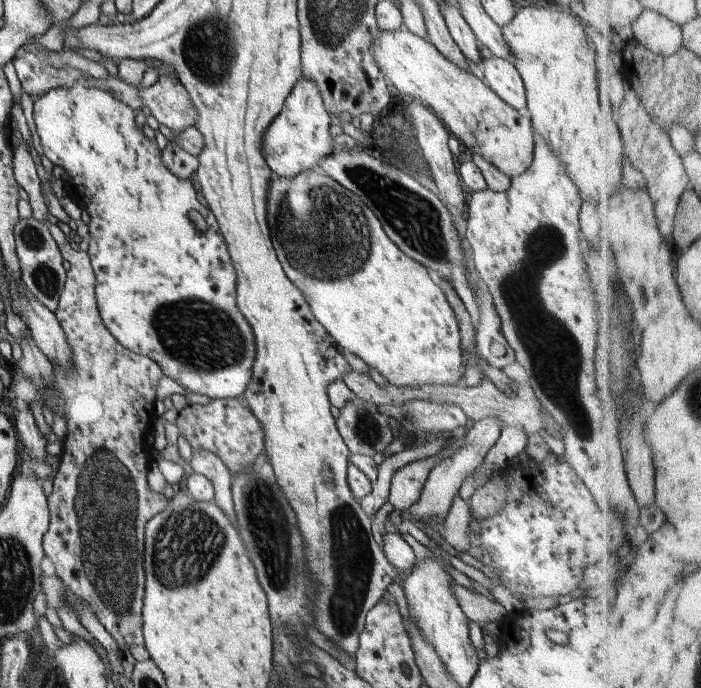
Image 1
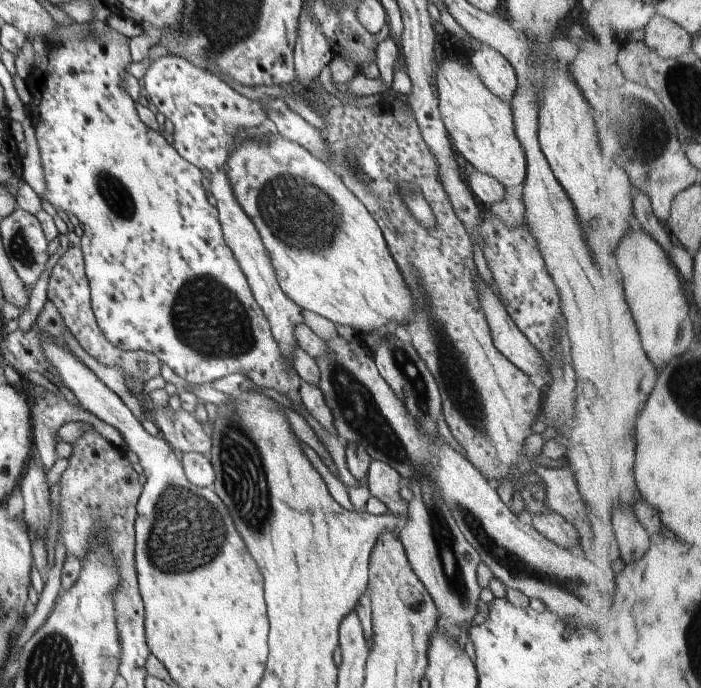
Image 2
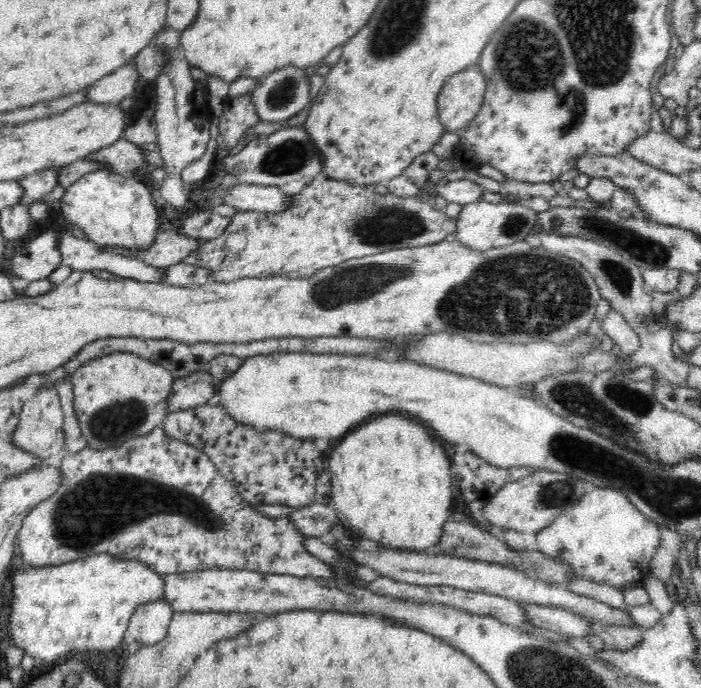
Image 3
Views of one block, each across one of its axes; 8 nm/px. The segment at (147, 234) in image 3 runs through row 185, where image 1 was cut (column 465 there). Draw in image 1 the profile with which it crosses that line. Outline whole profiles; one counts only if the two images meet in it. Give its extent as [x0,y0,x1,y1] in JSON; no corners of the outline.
[369,28,537,177]

